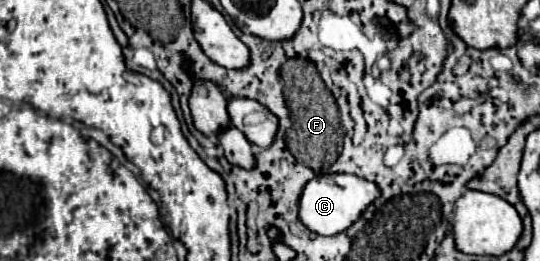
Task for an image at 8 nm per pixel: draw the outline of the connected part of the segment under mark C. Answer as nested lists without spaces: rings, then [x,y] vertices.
[[[328,173],[312,179],[300,199],[300,219],[302,223],[318,233],[318,235],[338,235],[340,231],[346,231],[360,215],[366,211],[366,207],[380,197],[380,187],[376,183],[370,183],[356,175],[338,175]]]

